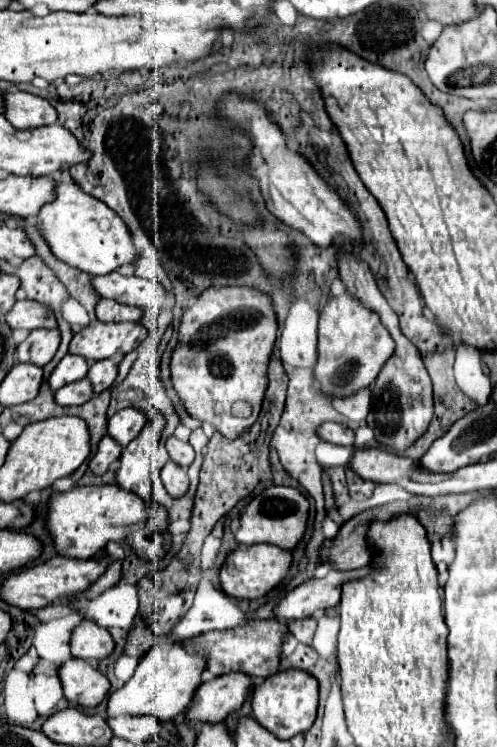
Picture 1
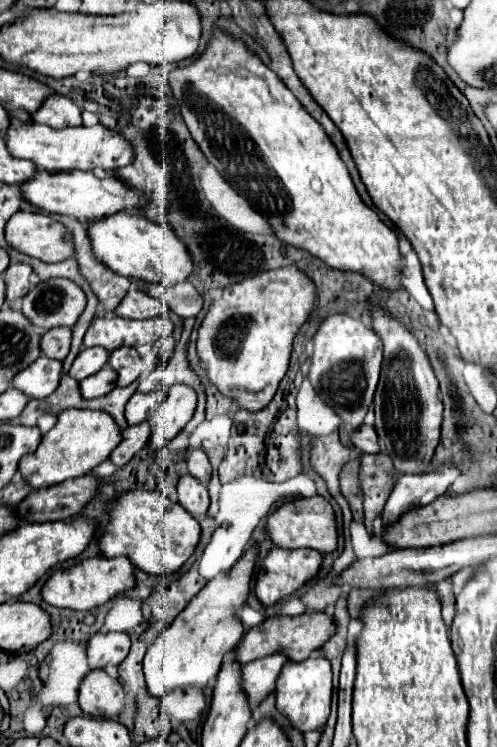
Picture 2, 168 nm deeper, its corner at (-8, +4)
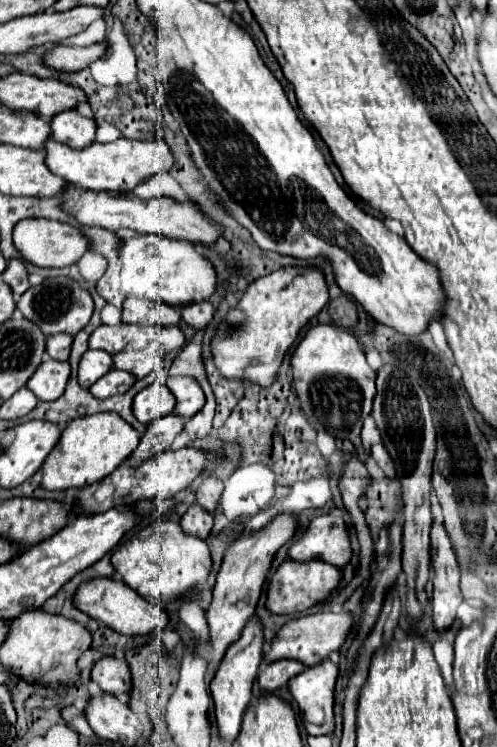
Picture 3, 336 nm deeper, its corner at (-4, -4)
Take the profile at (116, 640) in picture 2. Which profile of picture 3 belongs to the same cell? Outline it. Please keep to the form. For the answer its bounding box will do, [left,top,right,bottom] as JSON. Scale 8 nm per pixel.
[92,656,130,694]

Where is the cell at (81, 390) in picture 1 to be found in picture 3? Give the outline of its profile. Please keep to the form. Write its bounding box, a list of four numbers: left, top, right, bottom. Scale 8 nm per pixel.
[88,370,136,400]

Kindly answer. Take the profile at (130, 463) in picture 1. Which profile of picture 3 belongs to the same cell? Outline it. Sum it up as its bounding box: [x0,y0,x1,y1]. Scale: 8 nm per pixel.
[168,376,204,420]

